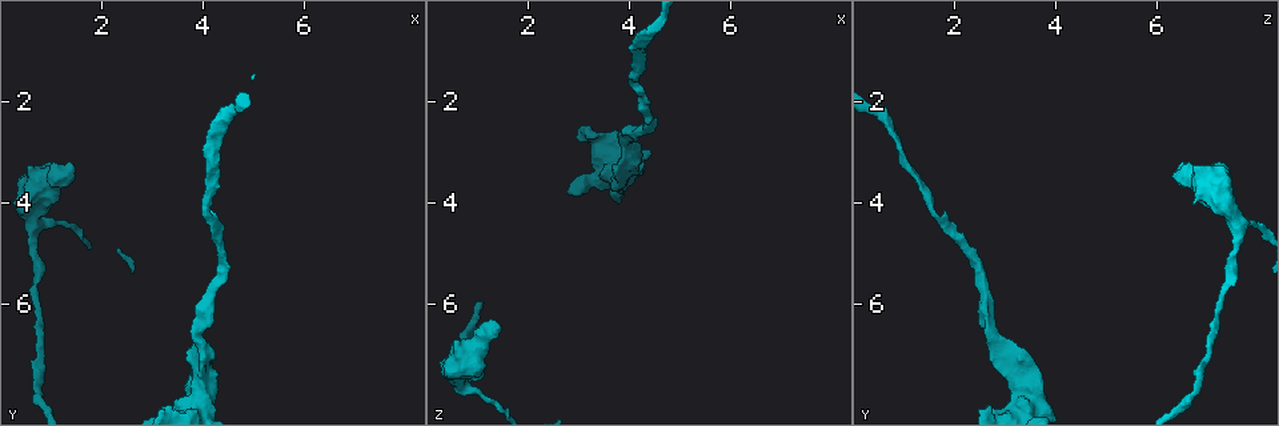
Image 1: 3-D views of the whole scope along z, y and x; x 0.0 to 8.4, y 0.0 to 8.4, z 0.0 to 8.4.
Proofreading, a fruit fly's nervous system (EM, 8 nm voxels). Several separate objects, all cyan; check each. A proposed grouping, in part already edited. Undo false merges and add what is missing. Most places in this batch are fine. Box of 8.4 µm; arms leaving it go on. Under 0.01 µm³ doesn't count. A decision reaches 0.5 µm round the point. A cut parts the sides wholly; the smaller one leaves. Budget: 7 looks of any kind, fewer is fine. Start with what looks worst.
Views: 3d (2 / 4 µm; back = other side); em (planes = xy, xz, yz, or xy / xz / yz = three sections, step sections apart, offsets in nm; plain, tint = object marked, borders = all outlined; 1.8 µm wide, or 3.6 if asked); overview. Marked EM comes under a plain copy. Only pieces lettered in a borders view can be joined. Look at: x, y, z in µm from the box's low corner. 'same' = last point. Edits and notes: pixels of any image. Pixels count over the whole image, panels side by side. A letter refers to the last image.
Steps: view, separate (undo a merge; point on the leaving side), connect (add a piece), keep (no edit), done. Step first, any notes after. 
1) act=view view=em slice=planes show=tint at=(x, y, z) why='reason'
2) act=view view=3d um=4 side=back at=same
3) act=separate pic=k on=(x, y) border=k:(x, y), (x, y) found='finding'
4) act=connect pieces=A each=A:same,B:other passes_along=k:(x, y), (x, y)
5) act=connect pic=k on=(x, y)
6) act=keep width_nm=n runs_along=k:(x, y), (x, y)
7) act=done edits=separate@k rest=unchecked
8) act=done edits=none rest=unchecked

act=view view=em slice=planes show=borders at=(1.45, 3.35, 6.45) why='stops while still wide'

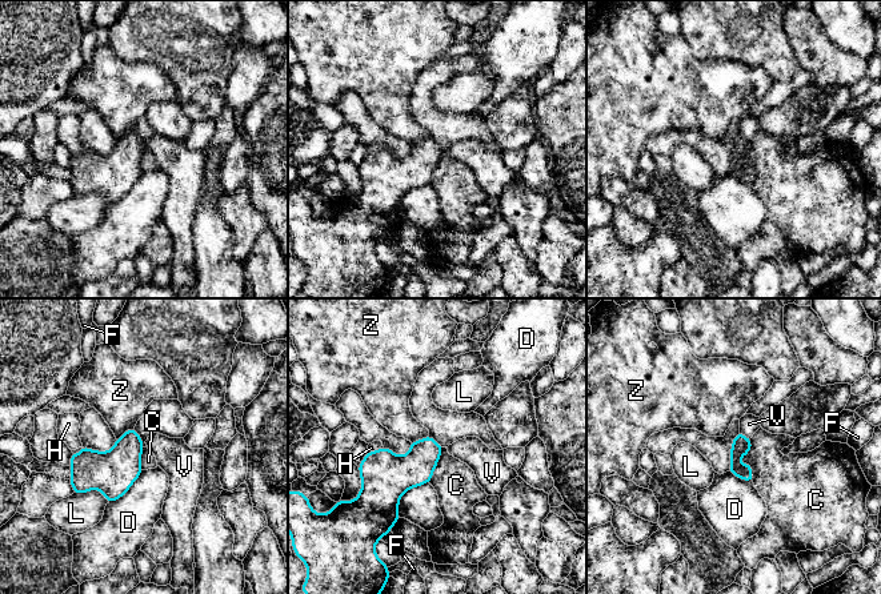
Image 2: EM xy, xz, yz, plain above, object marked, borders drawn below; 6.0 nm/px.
act=keep each=C:other,D:other,F:other,H:other,L:other,V:other,Z:other border=2:(751, 438), (740, 462), (753, 481) found='none of them fits'

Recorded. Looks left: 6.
act=view view=em slice=yz step=8 show=tint at=(3.80, 7.55, 3.80) why='stops while still wide'

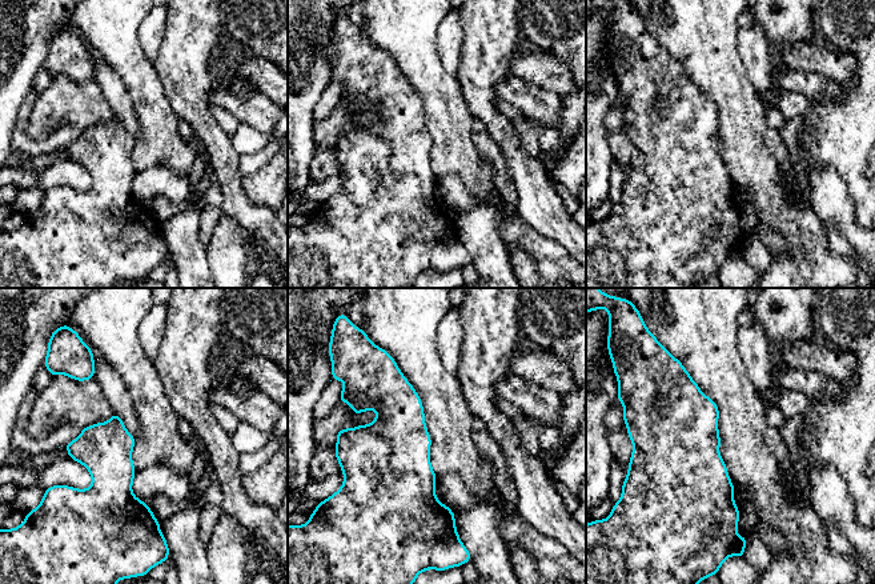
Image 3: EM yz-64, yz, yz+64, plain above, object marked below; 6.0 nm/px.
act=view view=em slice=xz step=4 show=borders at=same

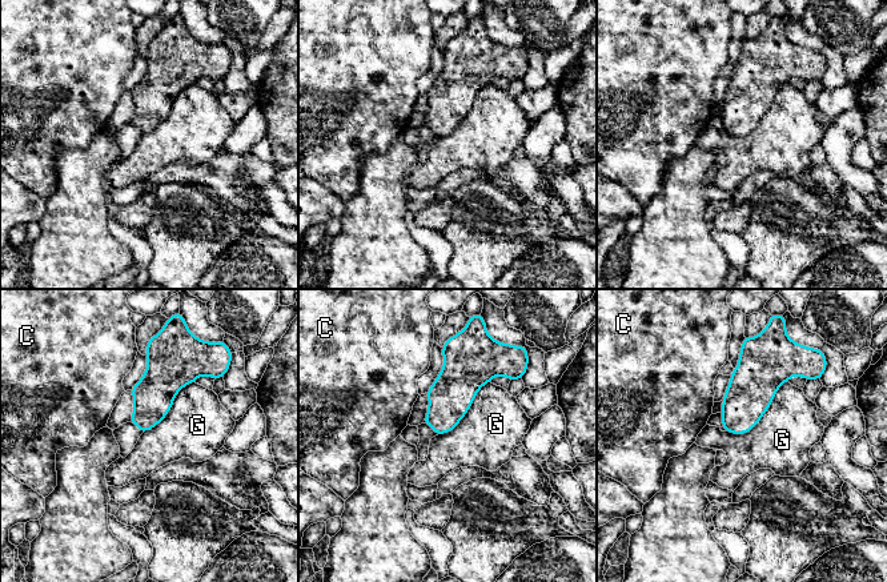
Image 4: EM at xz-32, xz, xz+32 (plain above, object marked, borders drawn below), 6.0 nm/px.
act=keep each=C:other,G:other border=4:(787, 381), (753, 428), (726, 432) found='none of them fits'

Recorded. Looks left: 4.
act=view view=3d um=2 at=(0.65, 4.35, 7.55) why='calibre changes'

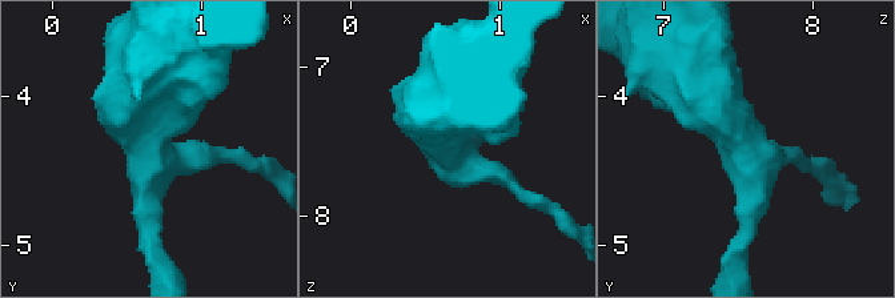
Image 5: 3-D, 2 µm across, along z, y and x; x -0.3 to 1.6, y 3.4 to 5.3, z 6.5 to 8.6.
act=view view=em um=3.6 slice=planes show=tint at=(0.66, 4.40, 7.56) arms=3 why='need the tissue'

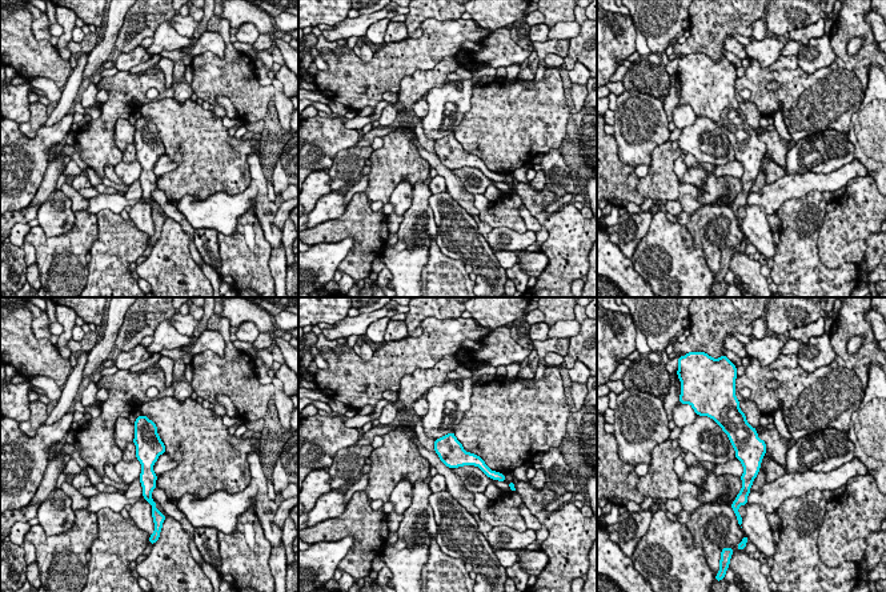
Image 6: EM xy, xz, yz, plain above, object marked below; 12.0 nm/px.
act=view view=em um=3.6 slice=planes show=borders at=same

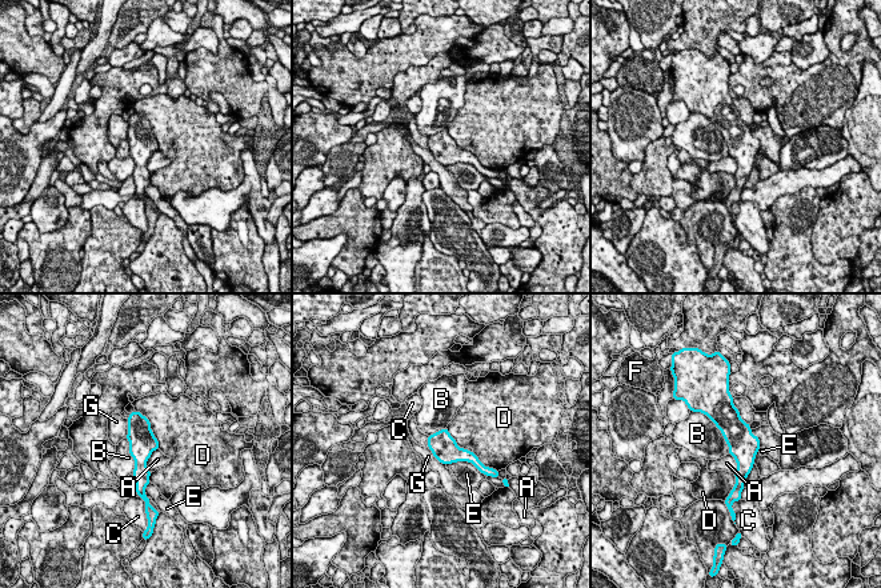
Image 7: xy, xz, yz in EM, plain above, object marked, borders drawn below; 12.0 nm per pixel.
act=keep each=A:other,B:other,C:other,D:other,E:other,F:other,G:other found='all the same cell'

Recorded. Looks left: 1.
act=done edits=none rest=unchecked

